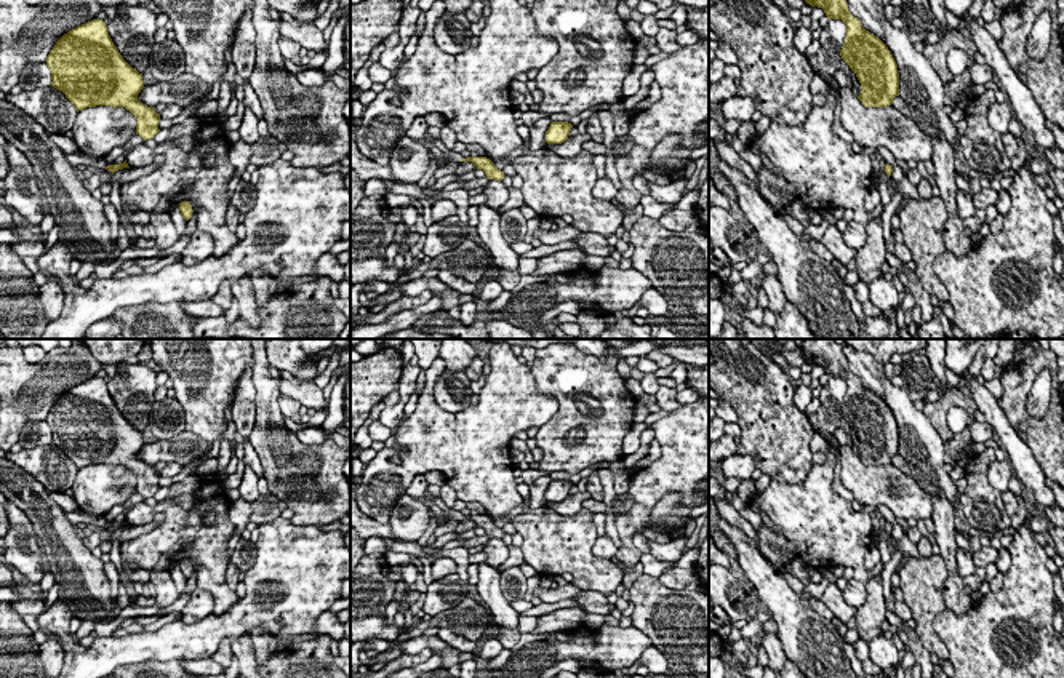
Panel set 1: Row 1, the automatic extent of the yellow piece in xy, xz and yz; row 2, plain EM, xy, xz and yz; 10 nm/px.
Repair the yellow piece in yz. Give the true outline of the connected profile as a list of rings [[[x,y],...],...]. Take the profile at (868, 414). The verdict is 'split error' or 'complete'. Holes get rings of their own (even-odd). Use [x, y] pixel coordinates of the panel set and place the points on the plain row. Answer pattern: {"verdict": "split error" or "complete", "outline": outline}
{"verdict": "complete", "outline": [[[803,339],[800,349],[806,361],[824,368],[827,377],[842,377],[846,382],[840,414],[861,441],[862,449],[858,457],[866,465],[891,464],[899,454],[898,422],[888,405],[850,371],[845,345],[834,339]]]}

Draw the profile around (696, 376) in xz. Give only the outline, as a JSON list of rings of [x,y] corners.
[[[686,365],[686,389],[693,389],[699,397],[709,397],[709,366]]]

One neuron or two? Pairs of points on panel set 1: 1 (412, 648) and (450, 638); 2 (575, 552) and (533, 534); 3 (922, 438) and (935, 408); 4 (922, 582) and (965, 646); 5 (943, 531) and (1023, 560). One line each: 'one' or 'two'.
1: two
2: one
3: two
4: two
5: two

